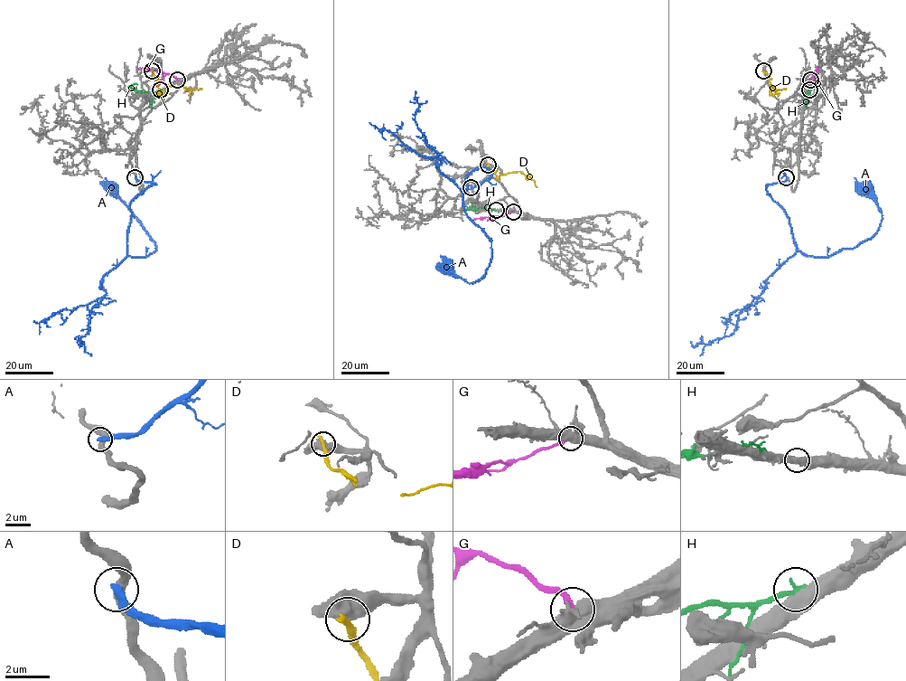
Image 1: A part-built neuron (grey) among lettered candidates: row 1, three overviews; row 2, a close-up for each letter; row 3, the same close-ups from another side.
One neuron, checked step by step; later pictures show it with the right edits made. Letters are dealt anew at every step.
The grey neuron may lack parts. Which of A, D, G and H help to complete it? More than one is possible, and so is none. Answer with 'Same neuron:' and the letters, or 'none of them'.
Same neuron: none of them

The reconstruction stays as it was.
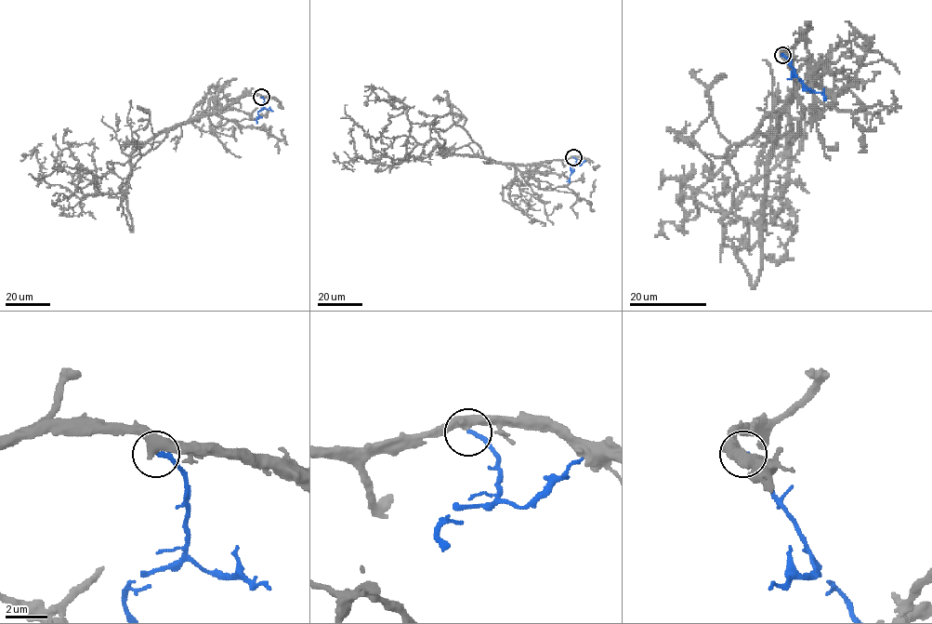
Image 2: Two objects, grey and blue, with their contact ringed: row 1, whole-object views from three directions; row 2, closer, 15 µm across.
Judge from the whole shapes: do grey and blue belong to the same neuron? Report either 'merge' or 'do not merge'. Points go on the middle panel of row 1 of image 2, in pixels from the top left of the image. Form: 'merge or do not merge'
merge

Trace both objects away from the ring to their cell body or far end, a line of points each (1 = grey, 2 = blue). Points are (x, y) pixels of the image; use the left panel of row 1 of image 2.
1: (261, 97), (242, 95), (145, 141), (131, 156), (125, 194), (83, 192), (59, 155), (59, 168), (34, 178)
2: (261, 97), (265, 106), (257, 112), (257, 123)

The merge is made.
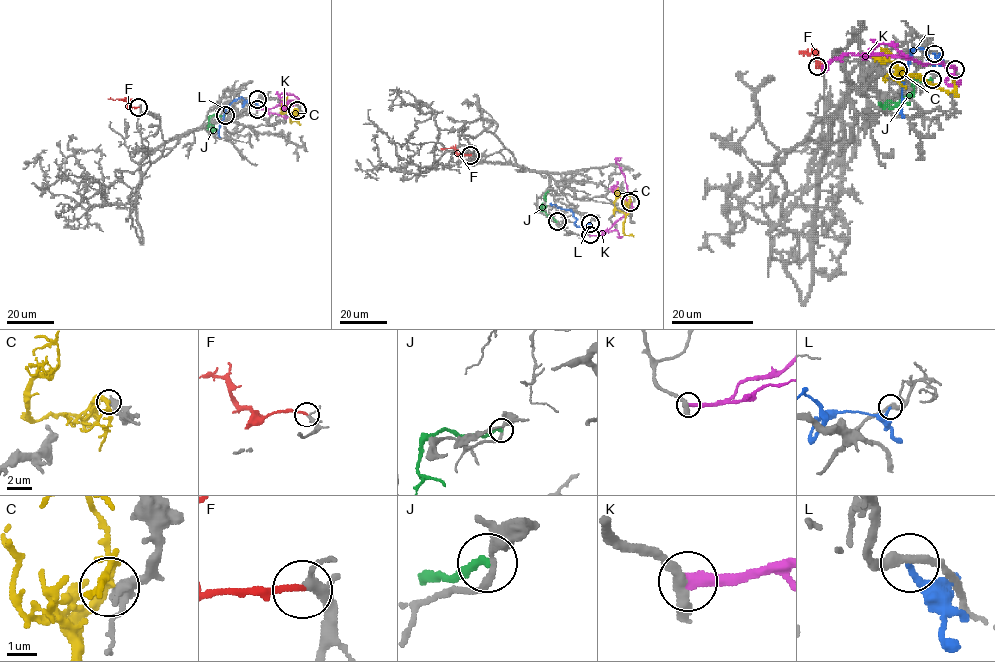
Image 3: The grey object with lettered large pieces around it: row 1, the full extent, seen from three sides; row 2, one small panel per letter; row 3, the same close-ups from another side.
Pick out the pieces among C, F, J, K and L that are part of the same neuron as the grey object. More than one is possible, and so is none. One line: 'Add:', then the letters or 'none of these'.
Add: F

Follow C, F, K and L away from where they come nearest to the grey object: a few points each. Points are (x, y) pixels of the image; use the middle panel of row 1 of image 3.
C: (630, 202), (626, 214), (614, 206), (614, 201), (620, 195), (615, 197)
F: (470, 155), (458, 154), (453, 148), (440, 148)
K: (590, 235), (606, 231), (628, 210), (625, 175), (617, 163), (620, 158)
L: (590, 223), (586, 226), (577, 226), (573, 213), (552, 205)

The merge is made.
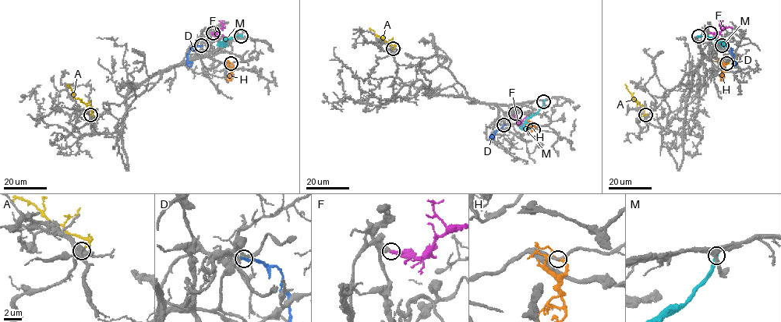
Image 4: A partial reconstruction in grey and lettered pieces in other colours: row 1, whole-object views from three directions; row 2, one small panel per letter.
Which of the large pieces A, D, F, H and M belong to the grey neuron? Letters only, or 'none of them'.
F

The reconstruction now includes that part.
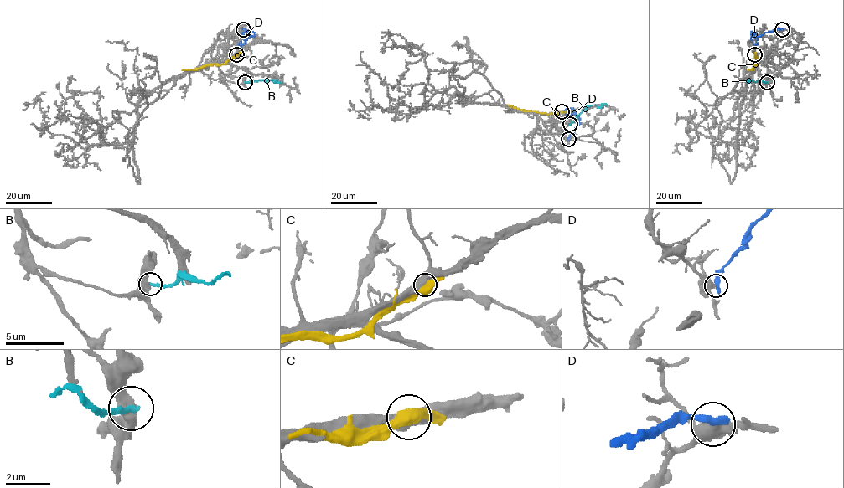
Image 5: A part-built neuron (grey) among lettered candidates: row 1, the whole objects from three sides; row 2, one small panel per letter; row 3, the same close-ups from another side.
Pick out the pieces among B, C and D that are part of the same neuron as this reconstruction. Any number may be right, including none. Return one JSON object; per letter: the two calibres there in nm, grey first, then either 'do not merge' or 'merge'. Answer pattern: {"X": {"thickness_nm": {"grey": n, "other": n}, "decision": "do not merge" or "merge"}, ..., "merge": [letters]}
{"B": {"thickness_nm": {"grey": 550, "other": 280}, "decision": "do not merge"}, "C": {"thickness_nm": {"grey": 500, "other": 480}, "decision": "do not merge"}, "D": {"thickness_nm": {"grey": 400, "other": 400}, "decision": "do not merge"}, "merge": []}

